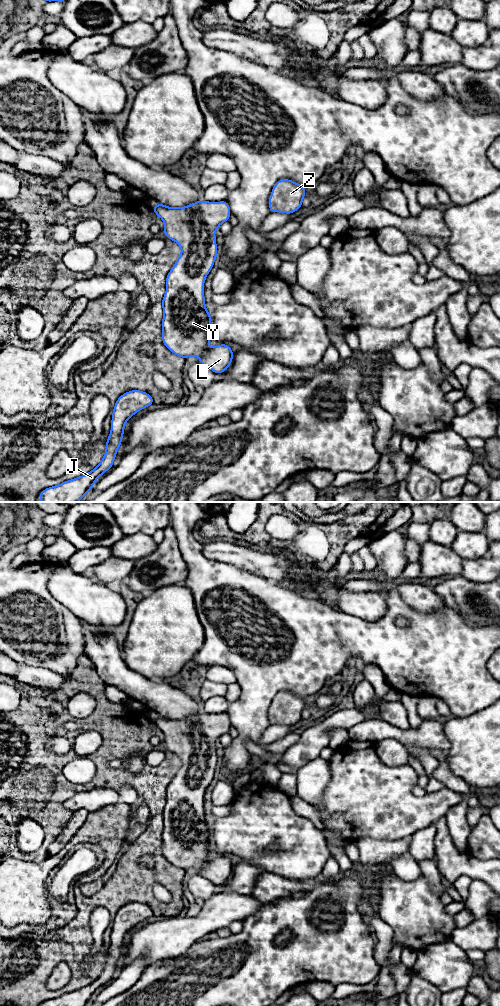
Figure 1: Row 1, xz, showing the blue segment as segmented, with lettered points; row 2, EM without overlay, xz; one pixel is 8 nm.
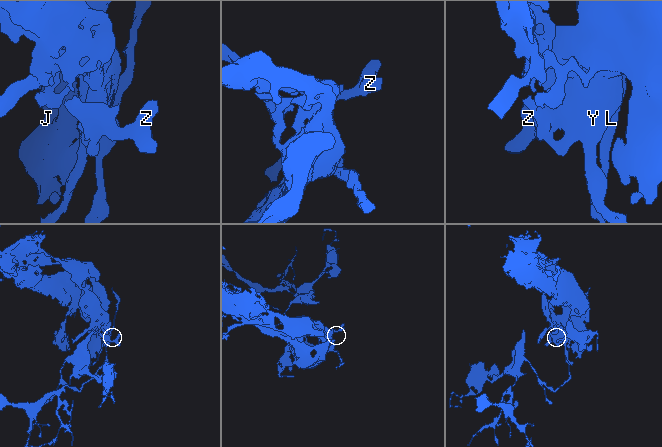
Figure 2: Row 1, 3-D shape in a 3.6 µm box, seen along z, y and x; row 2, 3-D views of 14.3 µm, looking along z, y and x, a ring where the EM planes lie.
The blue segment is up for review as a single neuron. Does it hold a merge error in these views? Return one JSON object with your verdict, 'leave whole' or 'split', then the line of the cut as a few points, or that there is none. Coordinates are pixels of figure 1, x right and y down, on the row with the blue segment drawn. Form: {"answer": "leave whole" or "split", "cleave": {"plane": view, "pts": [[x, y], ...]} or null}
{"answer": "leave whole", "cleave": null}

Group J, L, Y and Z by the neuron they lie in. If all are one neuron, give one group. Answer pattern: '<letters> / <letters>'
J L Y Z

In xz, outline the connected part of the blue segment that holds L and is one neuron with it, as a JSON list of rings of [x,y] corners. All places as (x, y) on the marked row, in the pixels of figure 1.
[[[200,200],[185,207],[168,207],[158,203],[152,209],[163,220],[166,237],[181,247],[181,254],[166,277],[166,292],[161,302],[163,344],[179,357],[196,356],[215,374],[223,373],[231,365],[234,352],[225,343],[209,347],[211,314],[206,310],[204,282],[217,258],[215,231],[229,220],[230,206],[226,201]]]

